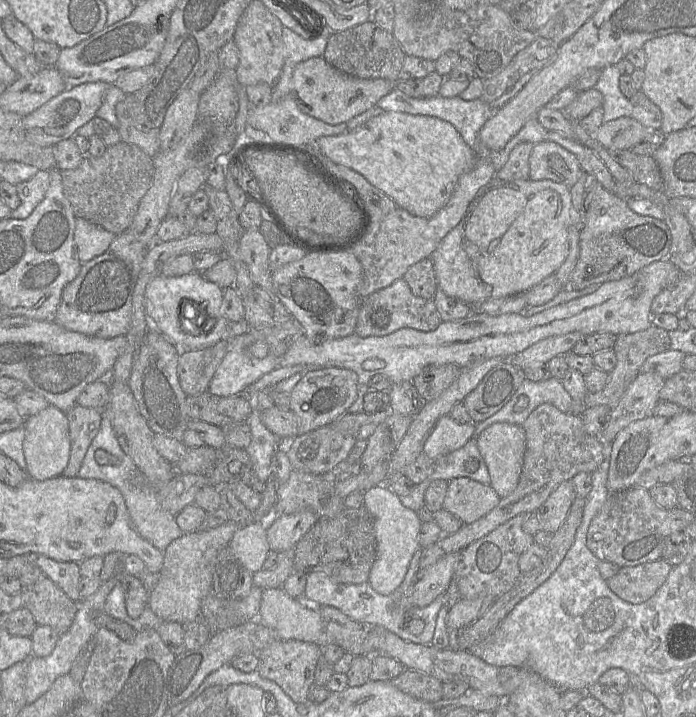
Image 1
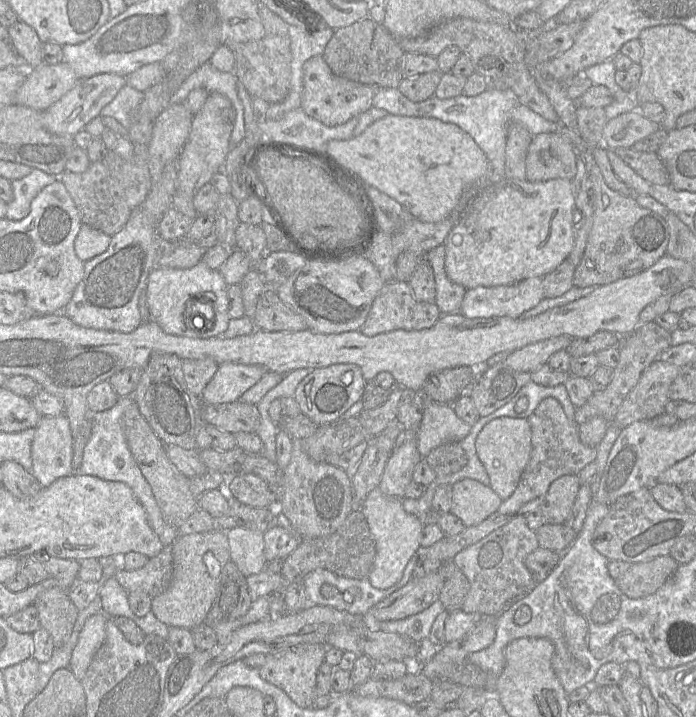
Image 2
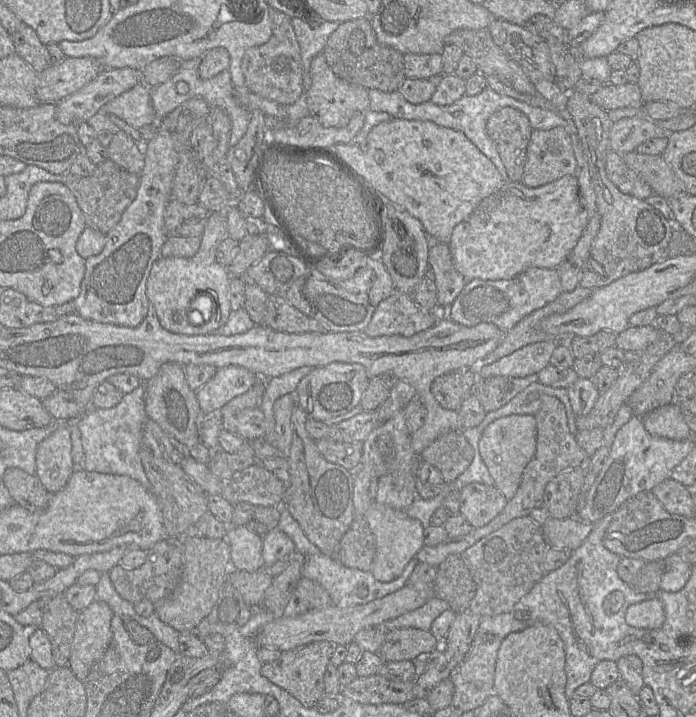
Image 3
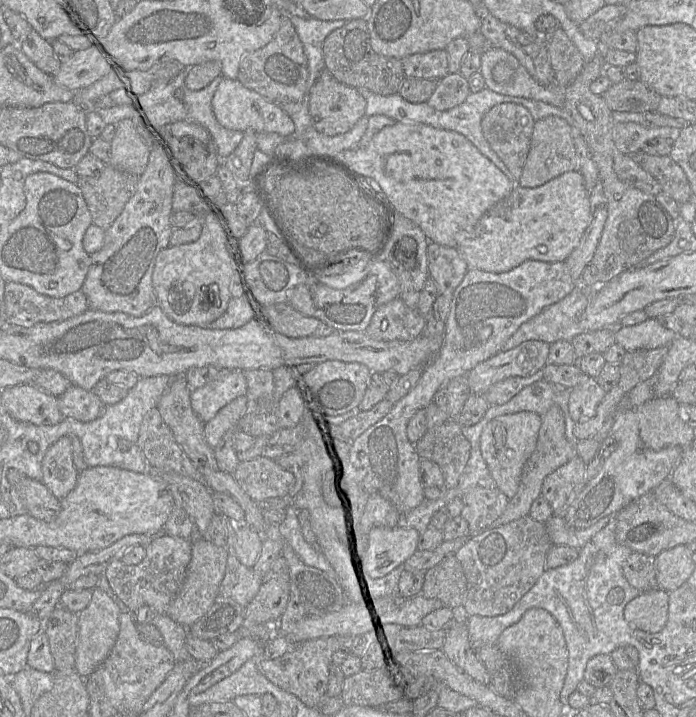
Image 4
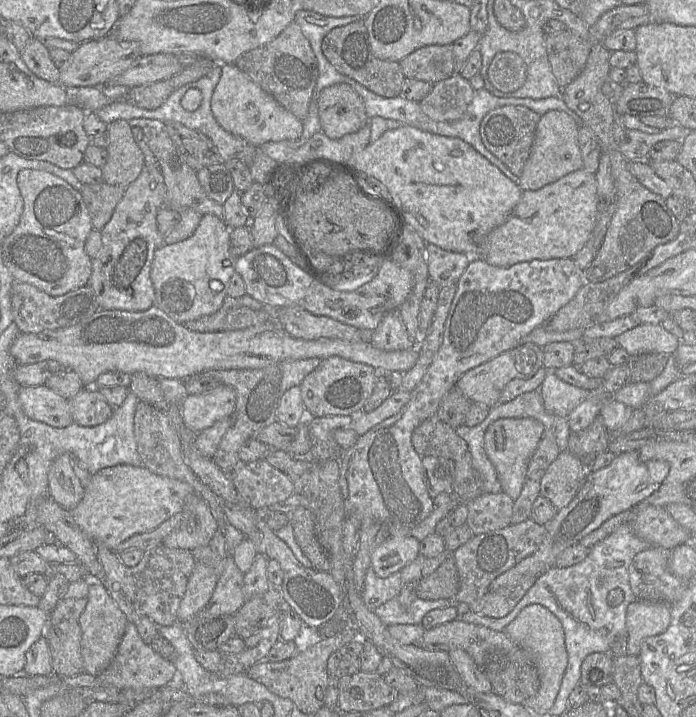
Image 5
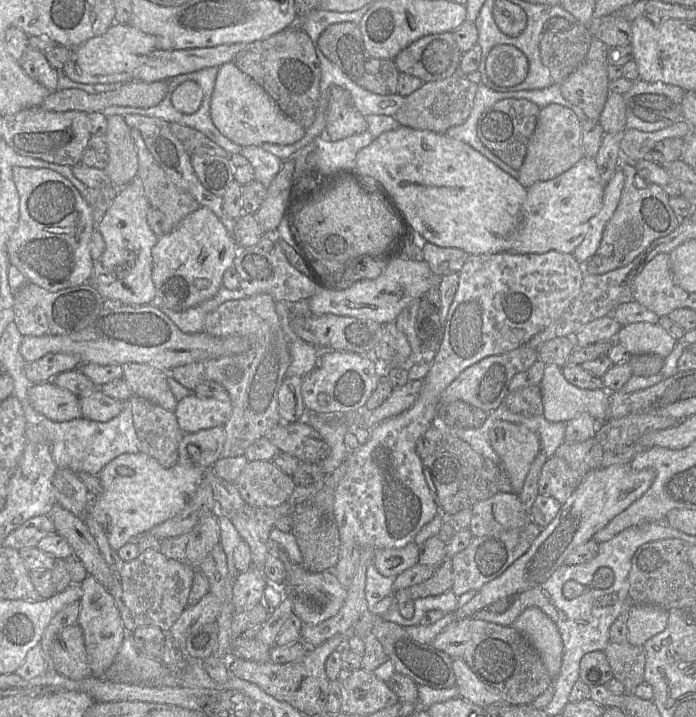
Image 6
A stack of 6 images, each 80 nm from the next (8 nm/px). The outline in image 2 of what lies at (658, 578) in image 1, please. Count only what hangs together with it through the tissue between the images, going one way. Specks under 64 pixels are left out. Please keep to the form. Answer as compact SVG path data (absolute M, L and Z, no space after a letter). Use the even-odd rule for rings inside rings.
M660 556L650 561L632 564L615 579L618 589L631 599L654 594L674 574L680 564L671 556Z

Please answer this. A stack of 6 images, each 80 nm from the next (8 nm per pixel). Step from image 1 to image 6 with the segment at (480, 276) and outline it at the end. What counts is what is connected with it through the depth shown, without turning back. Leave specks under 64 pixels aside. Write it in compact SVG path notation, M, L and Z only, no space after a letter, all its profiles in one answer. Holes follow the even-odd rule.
M583 157L558 177L528 188L522 207L522 221L509 239L507 252L543 254L549 251L573 254L591 229L591 220L602 209L605 186L595 158Z

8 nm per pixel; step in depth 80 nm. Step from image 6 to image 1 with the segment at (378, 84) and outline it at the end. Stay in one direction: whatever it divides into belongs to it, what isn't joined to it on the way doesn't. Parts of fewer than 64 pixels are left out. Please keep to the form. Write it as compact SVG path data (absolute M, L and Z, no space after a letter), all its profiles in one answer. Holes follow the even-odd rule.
M372 18L349 29L333 33L326 45L324 59L337 70L361 79L399 81L406 54L393 35L377 25Z

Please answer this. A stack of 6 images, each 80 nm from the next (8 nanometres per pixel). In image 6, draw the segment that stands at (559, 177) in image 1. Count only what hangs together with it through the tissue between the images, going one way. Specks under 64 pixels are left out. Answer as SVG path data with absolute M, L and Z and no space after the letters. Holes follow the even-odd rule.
M554 103L542 108L524 163L519 169L519 183L529 188L537 182L558 177L578 163L585 157L582 129L582 122L571 109Z

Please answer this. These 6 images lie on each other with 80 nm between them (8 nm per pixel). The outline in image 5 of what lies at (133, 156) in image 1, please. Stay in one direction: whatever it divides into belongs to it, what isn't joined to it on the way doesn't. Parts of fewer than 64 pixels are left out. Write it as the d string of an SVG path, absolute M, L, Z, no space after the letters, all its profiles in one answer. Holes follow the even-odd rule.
M105 182L83 184L80 193L90 214L93 229L101 231L109 222L124 192L125 188Z

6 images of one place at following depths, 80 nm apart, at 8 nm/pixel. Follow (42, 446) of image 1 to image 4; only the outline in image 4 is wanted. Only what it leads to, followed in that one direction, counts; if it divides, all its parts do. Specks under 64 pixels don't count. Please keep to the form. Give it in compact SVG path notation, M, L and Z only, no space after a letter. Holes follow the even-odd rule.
M63 436L51 445L42 460L42 482L59 500L76 486L78 471L72 460L70 436Z

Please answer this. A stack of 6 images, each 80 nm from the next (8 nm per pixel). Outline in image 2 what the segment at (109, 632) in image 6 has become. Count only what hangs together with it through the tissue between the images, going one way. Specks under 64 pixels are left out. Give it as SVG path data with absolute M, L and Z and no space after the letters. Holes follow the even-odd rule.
M103 612L92 615L79 634L69 663L70 670L79 681L85 677L94 655L105 641L107 621L108 616Z

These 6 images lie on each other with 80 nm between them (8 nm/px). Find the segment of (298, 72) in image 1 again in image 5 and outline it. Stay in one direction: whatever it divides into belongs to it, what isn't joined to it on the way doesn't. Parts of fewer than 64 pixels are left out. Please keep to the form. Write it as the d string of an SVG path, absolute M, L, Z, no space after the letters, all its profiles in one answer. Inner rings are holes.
M346 83L321 91L318 112L322 131L331 139L355 133L369 121L362 98Z

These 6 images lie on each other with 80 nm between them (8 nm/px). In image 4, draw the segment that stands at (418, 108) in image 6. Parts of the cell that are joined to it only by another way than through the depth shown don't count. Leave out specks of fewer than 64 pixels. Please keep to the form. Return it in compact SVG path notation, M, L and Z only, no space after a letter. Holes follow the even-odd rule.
M459 72L449 73L439 80L426 103L435 110L446 111L462 104L470 93L467 79Z

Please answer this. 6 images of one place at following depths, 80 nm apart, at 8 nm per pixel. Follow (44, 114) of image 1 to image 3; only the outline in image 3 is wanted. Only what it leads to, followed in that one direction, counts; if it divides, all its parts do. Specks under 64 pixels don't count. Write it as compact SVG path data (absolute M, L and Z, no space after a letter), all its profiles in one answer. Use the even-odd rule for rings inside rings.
M104 69L88 84L56 104L56 118L65 125L79 125L99 112L105 104L141 82L141 70Z

